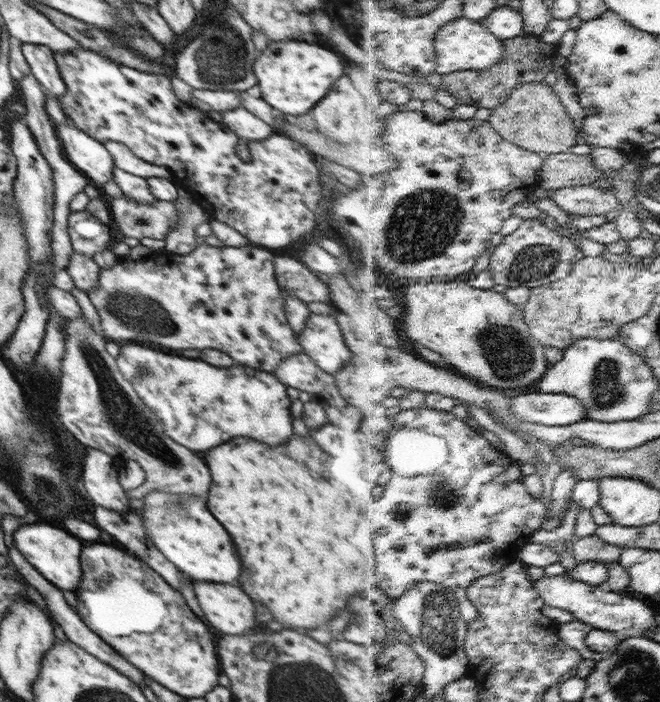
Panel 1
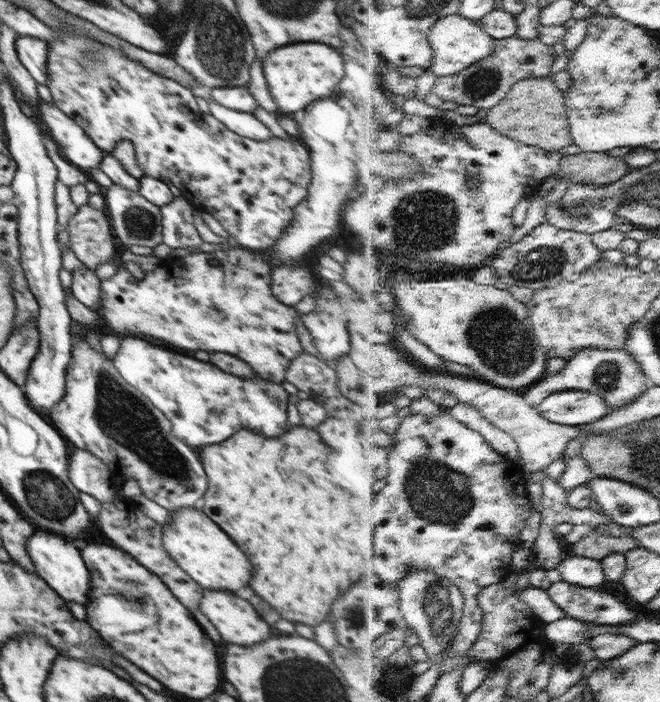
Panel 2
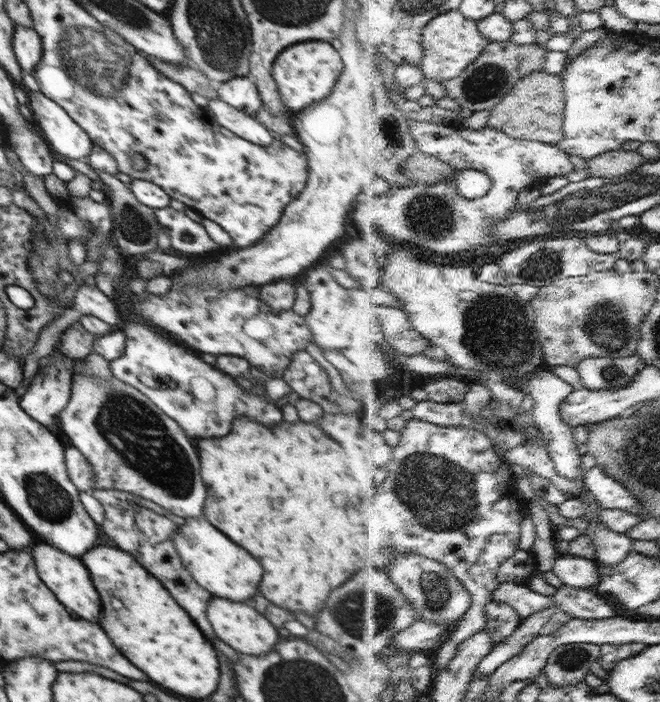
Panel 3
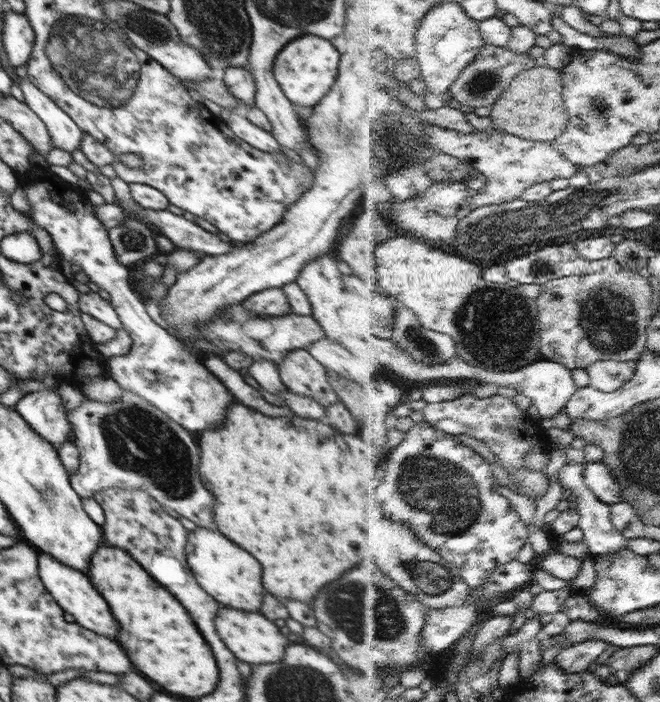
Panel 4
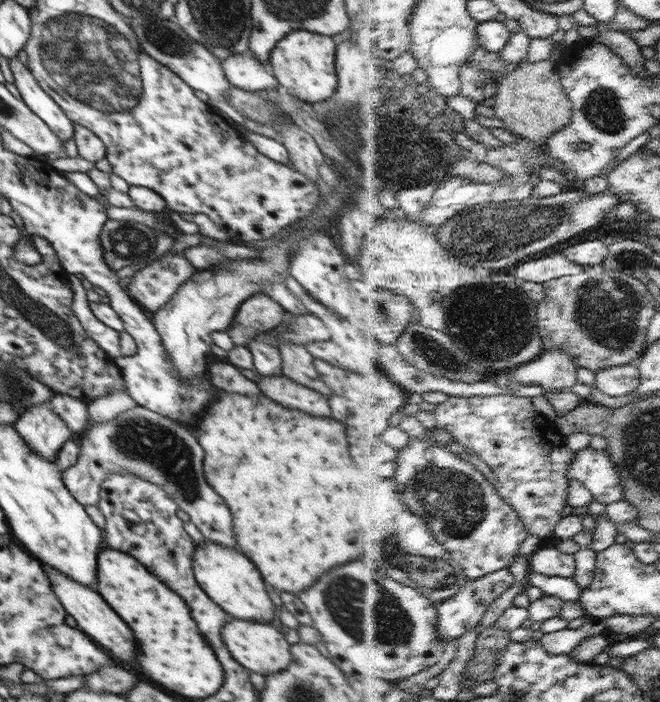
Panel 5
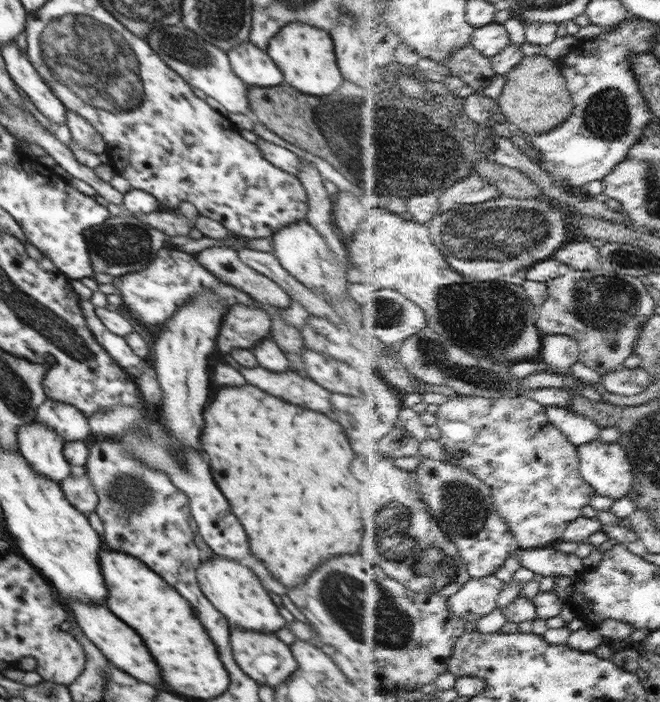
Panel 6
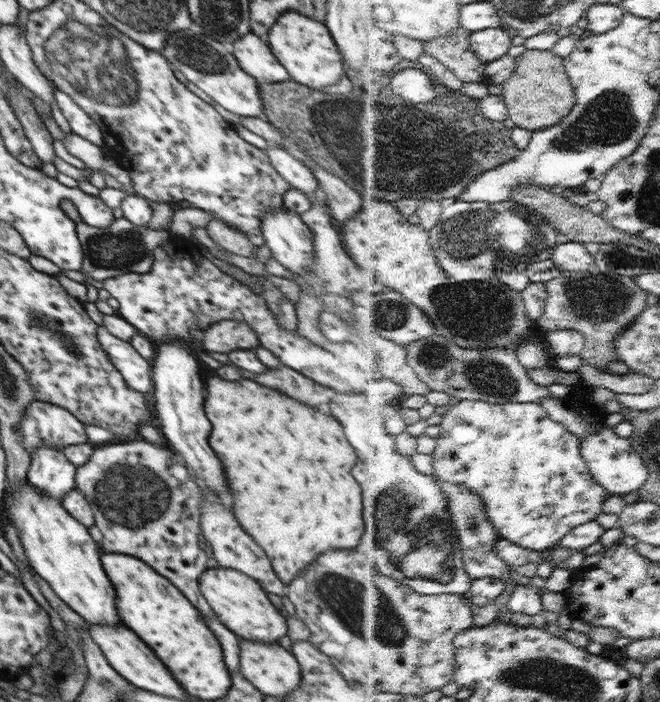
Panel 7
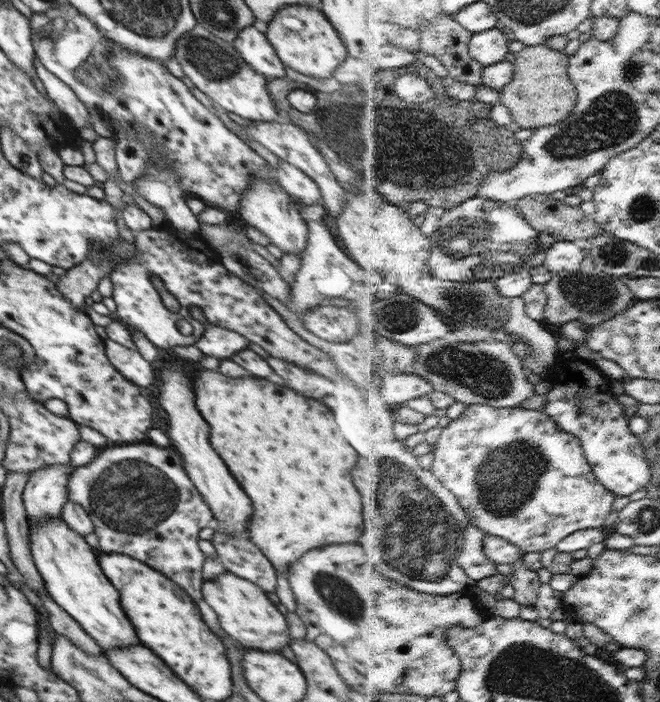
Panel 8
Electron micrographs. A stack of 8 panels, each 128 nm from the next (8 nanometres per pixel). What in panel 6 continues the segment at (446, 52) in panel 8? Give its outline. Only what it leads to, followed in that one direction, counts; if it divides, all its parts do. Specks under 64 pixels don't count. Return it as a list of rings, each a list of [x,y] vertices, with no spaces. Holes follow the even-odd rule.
[[[473,42],[456,52],[456,55],[452,55],[447,65],[453,74],[466,79],[477,92],[483,92],[497,74],[493,58],[482,54]]]

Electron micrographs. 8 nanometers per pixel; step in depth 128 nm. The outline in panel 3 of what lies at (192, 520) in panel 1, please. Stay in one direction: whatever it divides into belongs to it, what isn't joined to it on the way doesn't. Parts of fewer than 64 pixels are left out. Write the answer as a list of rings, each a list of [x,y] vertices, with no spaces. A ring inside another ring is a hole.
[[[204,516],[185,518],[185,523],[178,527],[176,536],[172,536],[172,542],[176,544],[176,552],[192,578],[202,588],[208,586],[210,594],[234,602],[246,602],[258,594],[258,584],[264,574],[262,566],[246,550],[232,544],[232,540],[216,530]]]

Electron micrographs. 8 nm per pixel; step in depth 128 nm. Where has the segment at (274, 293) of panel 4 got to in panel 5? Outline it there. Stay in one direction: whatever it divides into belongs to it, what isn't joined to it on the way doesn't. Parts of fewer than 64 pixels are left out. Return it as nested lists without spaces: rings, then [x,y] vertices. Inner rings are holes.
[[[258,292],[240,304],[226,330],[227,334],[236,346],[246,346],[257,335],[277,327],[284,320],[286,312],[270,296]]]

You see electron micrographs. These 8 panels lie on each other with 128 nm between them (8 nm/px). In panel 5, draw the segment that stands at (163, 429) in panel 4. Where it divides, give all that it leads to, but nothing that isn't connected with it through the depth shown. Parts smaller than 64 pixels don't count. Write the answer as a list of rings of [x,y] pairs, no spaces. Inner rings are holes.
[[[137,405],[136,408],[122,413],[118,419],[110,423],[92,423],[89,420],[89,426],[85,432],[76,438],[80,445],[80,456],[76,464],[62,472],[64,487],[72,494],[72,497],[85,507],[94,506],[99,502],[101,484],[110,473],[130,473],[160,486],[172,500],[176,501],[176,506],[188,514],[190,521],[197,526],[207,540],[240,552],[236,544],[234,526],[232,526],[232,514],[226,502],[206,484],[207,480],[204,477],[204,468],[202,468],[204,450],[200,448],[196,438],[186,428],[182,428],[180,423],[160,416],[157,412],[152,412],[143,406]]]

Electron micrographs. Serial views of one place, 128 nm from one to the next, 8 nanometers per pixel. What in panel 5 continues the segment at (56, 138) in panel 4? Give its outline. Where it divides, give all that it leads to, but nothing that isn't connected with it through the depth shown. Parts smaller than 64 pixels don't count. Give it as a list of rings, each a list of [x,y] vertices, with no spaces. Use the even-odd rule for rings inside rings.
[[[18,58],[9,59],[9,66],[14,76],[14,86],[18,88],[21,99],[34,111],[62,142],[73,139],[74,123],[60,108],[59,104],[40,85],[32,71]]]

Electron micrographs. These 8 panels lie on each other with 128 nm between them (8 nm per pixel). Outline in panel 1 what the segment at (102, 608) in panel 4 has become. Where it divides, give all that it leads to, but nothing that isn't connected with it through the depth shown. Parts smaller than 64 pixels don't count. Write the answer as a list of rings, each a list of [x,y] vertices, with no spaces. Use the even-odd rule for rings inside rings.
[[[30,519],[23,521],[13,534],[16,548],[34,568],[60,590],[75,592],[78,582],[82,578],[82,565],[80,564],[82,540],[66,531],[62,525],[33,522]]]

